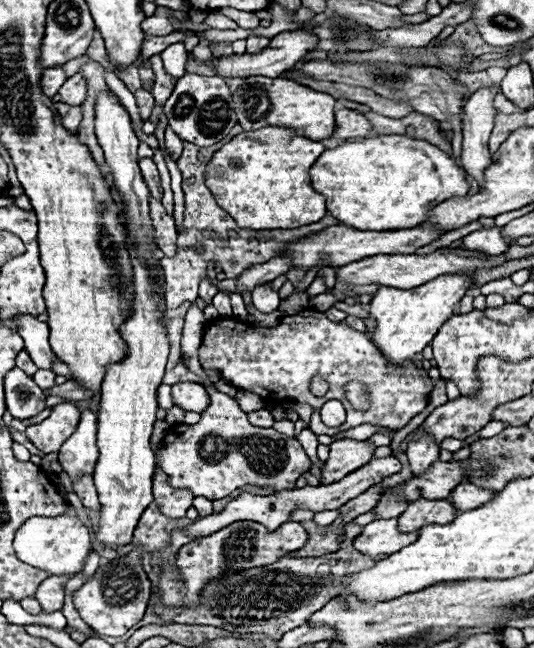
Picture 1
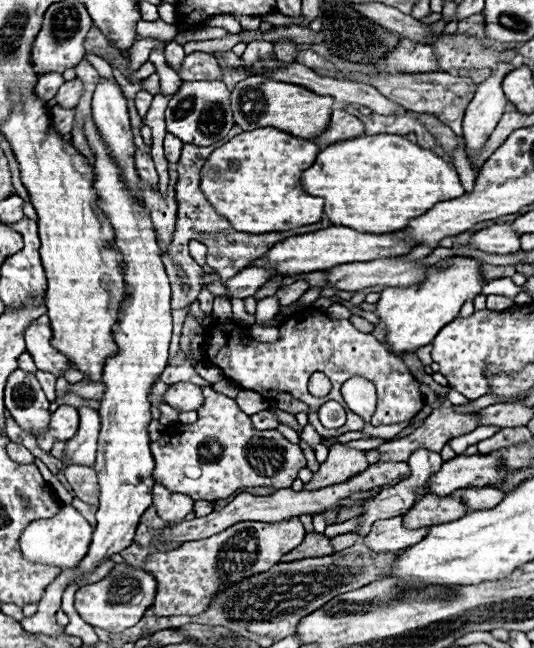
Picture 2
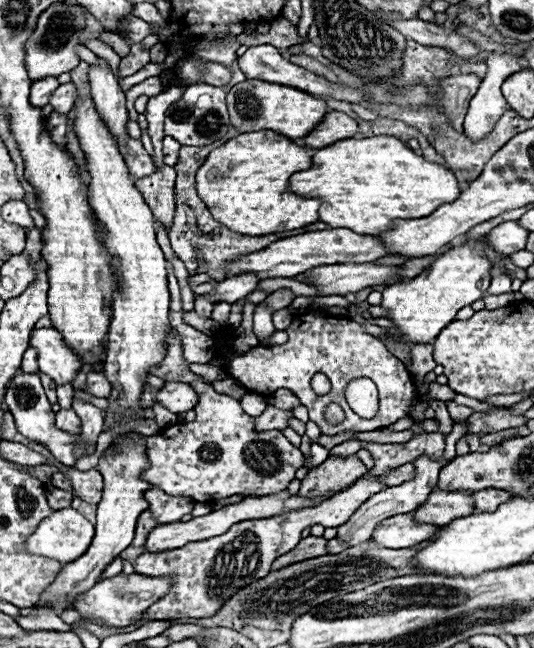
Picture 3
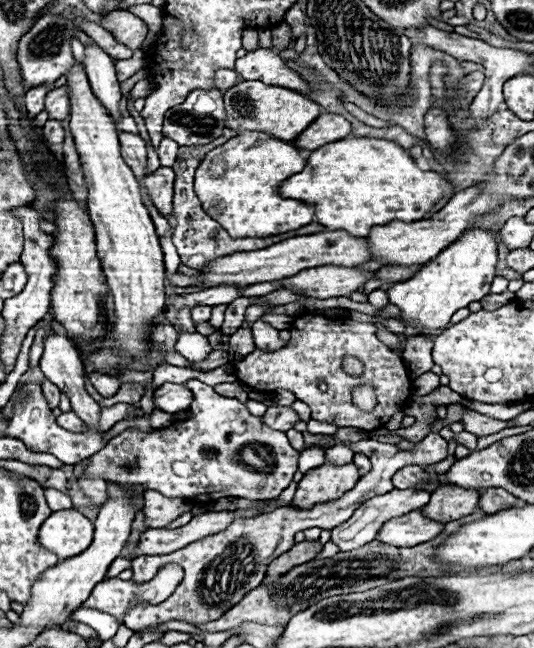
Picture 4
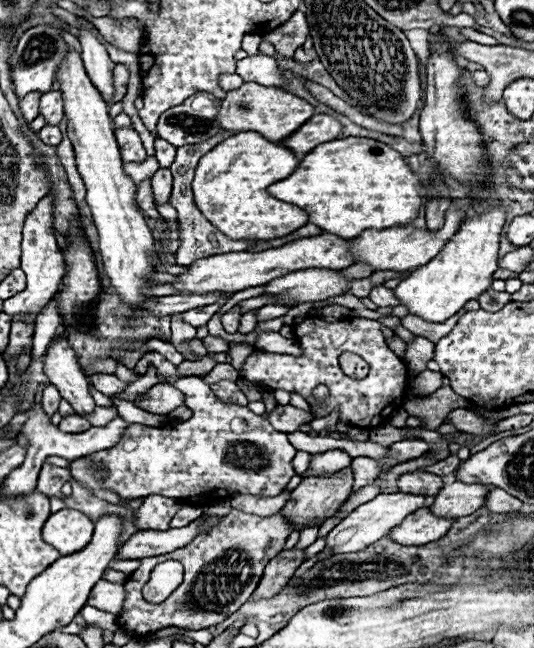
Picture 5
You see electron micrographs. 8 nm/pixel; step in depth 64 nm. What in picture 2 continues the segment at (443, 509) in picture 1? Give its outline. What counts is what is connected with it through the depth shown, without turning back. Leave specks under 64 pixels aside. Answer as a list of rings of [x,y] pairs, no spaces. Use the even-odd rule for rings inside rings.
[[[426,494],[412,506],[412,510],[408,510],[408,514],[404,516],[404,526],[416,528],[434,526],[436,522],[452,522],[452,518],[460,518],[460,514],[466,512],[468,508],[462,498]]]

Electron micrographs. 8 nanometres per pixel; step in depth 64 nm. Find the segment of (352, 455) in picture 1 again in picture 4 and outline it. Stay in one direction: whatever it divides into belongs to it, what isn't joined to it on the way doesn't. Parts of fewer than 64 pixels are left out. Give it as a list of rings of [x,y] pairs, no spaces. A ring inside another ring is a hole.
[[[352,462],[344,466],[324,464],[312,468],[300,480],[290,506],[296,510],[310,510],[322,502],[334,502],[342,498],[348,490],[352,490],[356,482],[358,482],[358,468]]]

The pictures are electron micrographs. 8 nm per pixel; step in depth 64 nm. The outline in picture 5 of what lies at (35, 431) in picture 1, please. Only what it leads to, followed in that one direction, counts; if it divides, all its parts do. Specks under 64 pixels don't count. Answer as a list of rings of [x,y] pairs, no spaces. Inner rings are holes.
[[[68,416],[68,418],[62,418],[60,420],[60,430],[68,432],[68,434],[78,434],[78,432],[84,432],[90,428],[90,422],[80,418],[80,416]]]

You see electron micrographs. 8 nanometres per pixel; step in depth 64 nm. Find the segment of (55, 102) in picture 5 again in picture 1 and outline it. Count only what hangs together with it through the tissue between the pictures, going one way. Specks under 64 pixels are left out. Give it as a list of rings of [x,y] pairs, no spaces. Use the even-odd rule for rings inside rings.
[[[76,74],[62,84],[58,94],[60,94],[60,102],[68,106],[80,106],[80,102],[84,102],[86,98],[86,80],[80,74]]]

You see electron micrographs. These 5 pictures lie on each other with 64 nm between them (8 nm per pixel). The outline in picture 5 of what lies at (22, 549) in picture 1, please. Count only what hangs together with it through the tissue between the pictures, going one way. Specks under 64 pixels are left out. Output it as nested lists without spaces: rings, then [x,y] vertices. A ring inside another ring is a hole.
[[[58,510],[50,514],[42,528],[42,538],[54,546],[60,556],[68,556],[74,552],[80,552],[94,534],[94,522],[82,514],[80,510]]]

